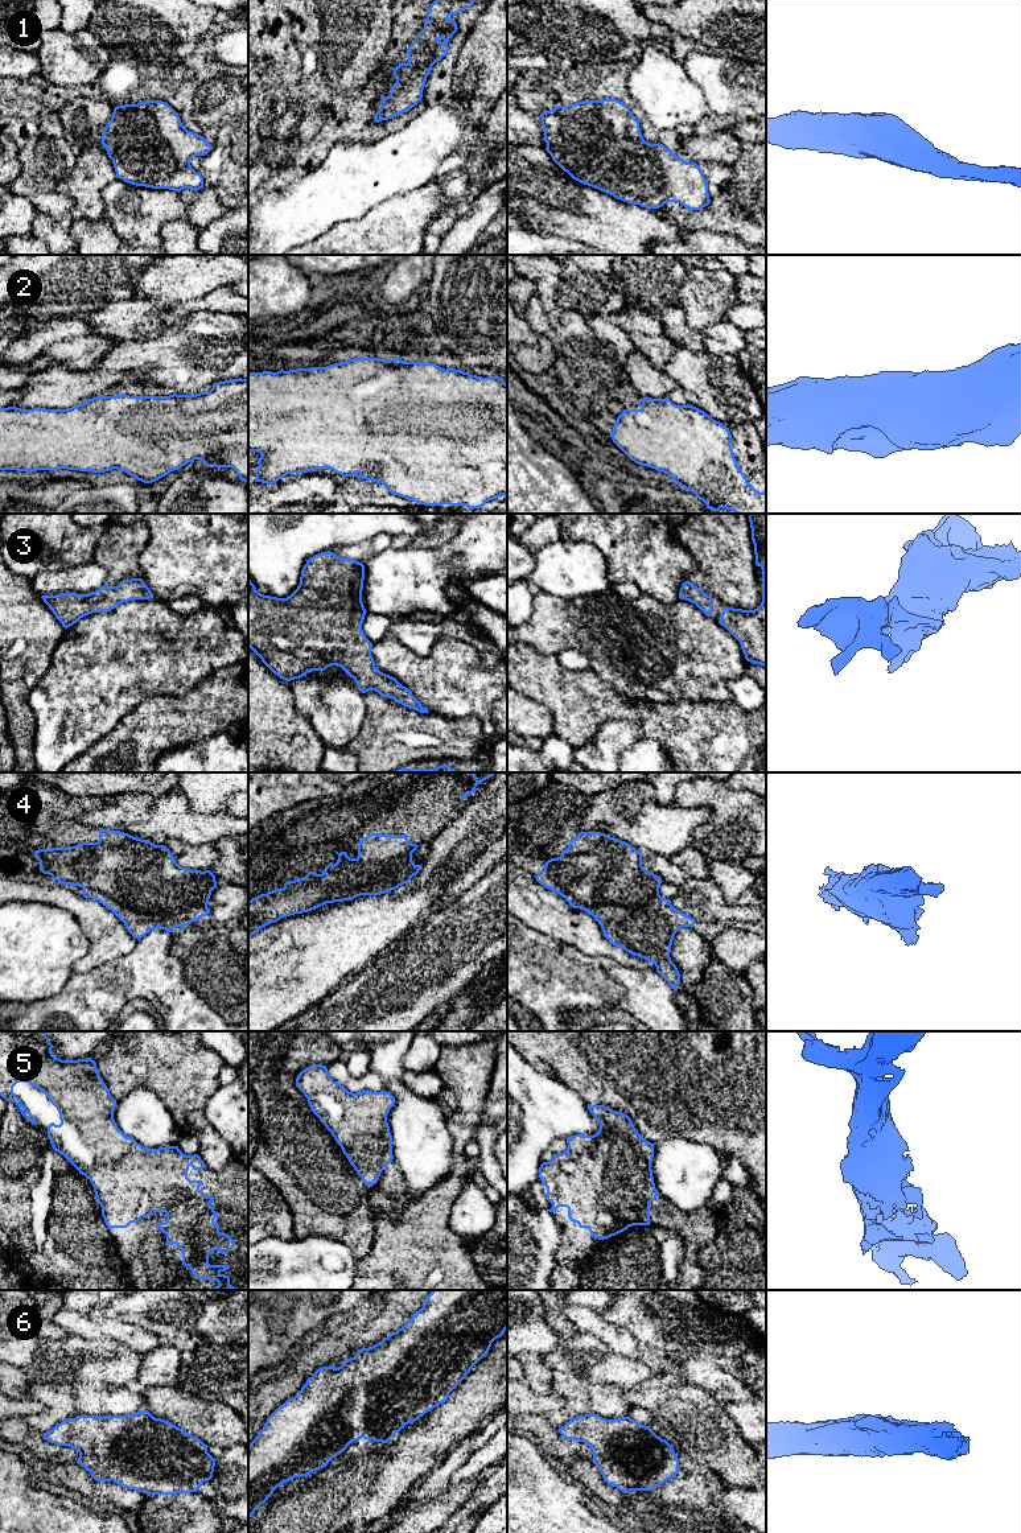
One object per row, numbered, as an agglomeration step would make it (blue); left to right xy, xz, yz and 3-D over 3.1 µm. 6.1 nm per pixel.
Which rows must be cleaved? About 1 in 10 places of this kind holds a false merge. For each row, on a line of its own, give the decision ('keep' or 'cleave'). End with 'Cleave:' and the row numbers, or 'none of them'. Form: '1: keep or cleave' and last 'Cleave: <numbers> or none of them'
1: keep
2: keep
3: keep
4: keep
5: keep
6: keep
Cleave: none of them

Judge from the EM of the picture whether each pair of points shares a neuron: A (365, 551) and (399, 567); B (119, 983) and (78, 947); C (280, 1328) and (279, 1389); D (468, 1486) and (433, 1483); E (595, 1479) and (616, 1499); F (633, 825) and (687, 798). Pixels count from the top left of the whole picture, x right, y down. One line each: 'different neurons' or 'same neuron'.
A: different neurons
B: different neurons
C: different neurons
D: same neuron
E: same neuron
F: different neurons

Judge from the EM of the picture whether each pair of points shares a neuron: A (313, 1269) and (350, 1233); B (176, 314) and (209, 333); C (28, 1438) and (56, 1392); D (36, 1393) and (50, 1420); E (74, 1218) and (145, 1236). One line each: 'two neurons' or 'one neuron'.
A: two neurons
B: two neurons
C: two neurons
D: one neuron
E: two neurons

